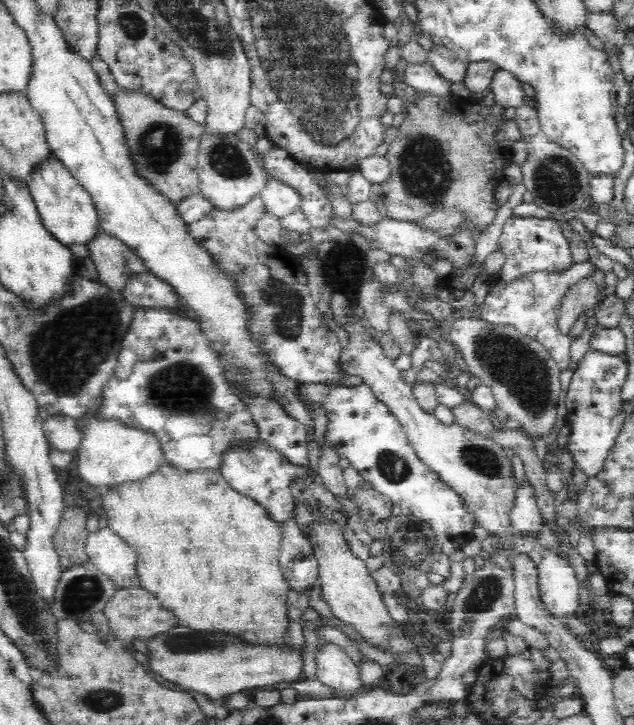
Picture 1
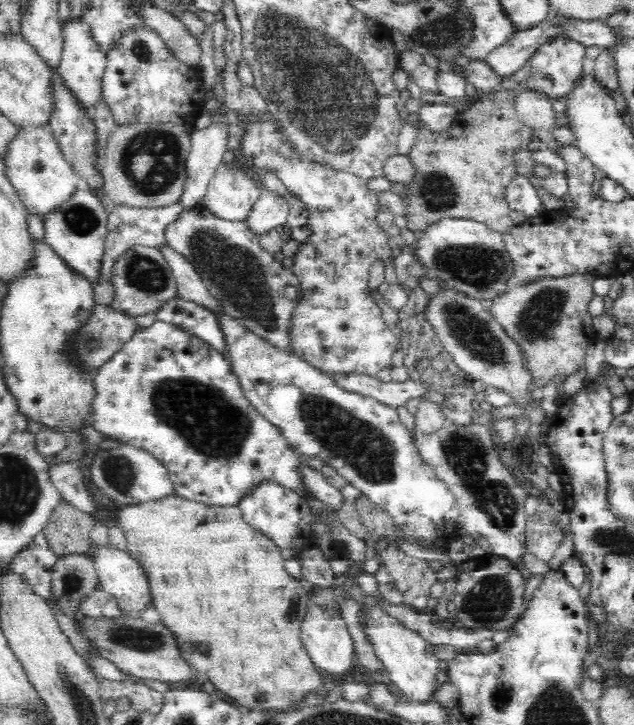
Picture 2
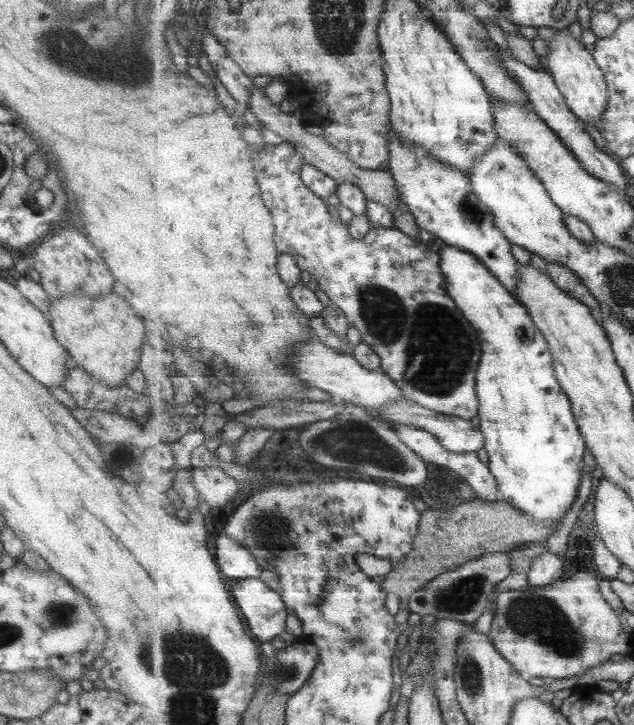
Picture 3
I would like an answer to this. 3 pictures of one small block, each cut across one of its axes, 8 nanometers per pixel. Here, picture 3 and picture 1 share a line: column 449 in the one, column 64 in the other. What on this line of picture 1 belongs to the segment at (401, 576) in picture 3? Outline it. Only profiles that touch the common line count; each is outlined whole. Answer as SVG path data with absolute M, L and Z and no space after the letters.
M66 506L58 530L54 534L55 552L59 555L61 571L70 570L88 560L85 543L88 537L87 516L80 508Z

